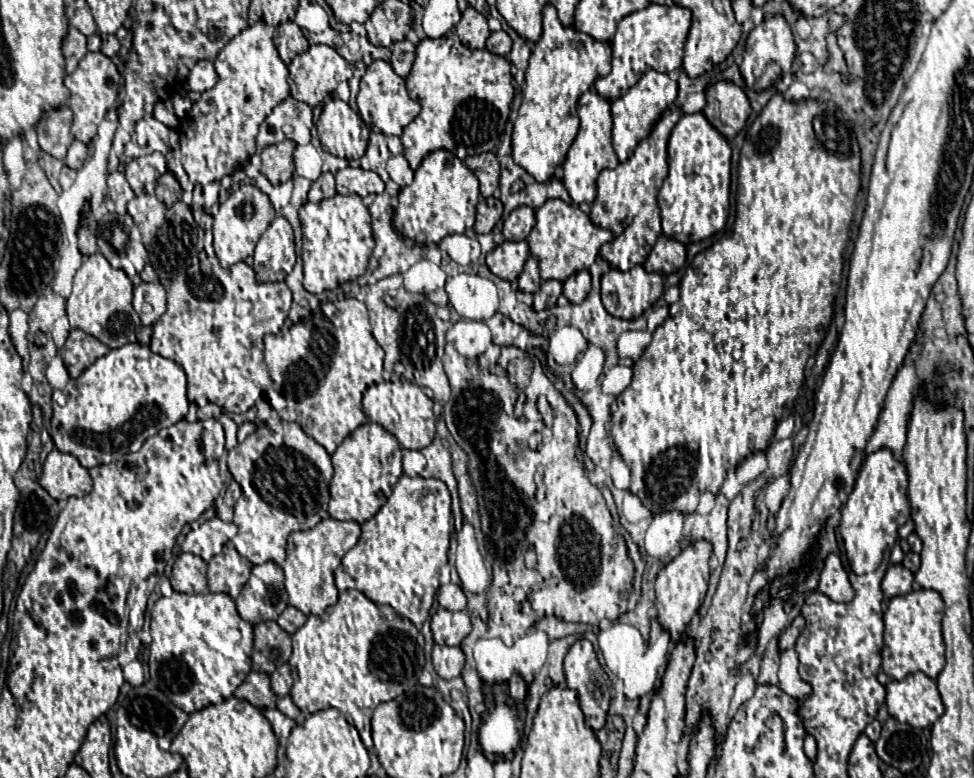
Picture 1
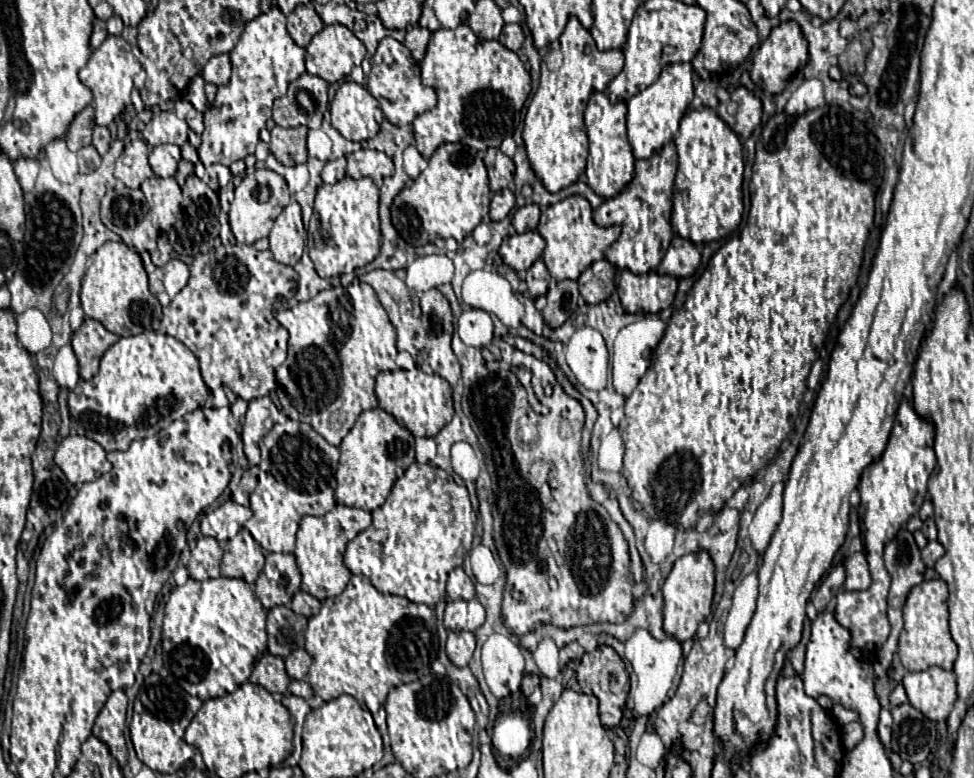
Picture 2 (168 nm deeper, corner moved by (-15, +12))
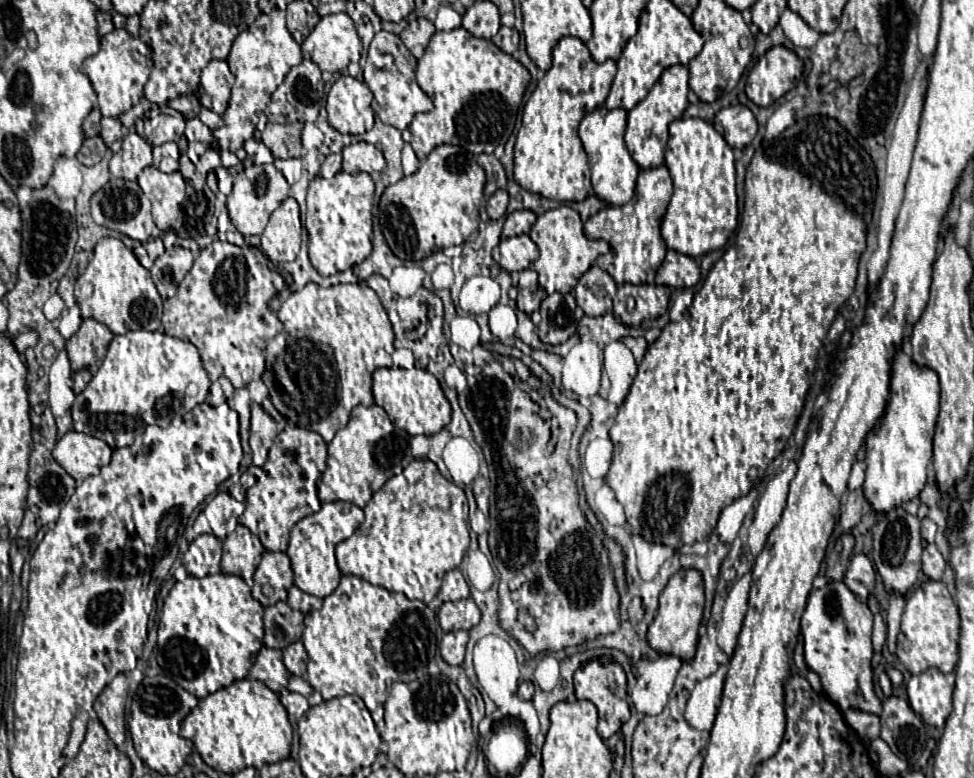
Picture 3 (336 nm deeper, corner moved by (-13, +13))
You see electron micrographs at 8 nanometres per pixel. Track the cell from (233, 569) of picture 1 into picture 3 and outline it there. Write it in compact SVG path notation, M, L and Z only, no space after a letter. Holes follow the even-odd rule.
M239 525L231 535L223 539L221 571L227 575L243 577L249 585L253 585L253 573L261 562L264 551L259 538L245 525Z

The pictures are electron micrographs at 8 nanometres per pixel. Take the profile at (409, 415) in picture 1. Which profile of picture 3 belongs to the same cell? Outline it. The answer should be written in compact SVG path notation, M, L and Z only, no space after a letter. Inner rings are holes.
M419 367L377 369L373 373L373 397L375 403L387 411L391 423L409 435L433 435L451 421L451 405L445 399L439 381Z

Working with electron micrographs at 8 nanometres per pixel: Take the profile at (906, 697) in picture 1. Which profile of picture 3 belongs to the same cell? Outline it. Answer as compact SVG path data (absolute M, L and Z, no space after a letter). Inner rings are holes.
M931 667L925 673L913 675L907 683L907 695L911 709L921 715L921 719L941 729L953 711L953 691L955 691L955 673L941 673Z

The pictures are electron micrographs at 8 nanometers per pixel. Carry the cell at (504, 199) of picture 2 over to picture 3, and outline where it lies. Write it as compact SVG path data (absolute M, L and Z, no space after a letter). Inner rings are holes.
M505 189L495 191L487 200L486 210L489 219L499 219L507 213L507 203L509 203L509 195Z

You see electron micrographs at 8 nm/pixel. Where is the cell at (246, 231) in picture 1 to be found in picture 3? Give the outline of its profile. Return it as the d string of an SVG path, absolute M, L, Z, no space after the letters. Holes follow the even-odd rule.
M247 165L235 179L233 191L227 197L227 209L229 217L239 233L245 237L249 235L261 235L263 229L267 227L269 215L281 205L283 199L289 197L289 183L285 181L283 173L275 169L275 165Z

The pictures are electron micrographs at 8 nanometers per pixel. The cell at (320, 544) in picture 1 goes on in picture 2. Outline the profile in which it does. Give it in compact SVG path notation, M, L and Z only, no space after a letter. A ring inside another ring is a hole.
M337 504L325 516L305 516L301 520L301 526L297 532L297 548L293 552L303 576L301 590L315 596L319 602L343 592L343 588L347 586L347 580L351 578L351 572L343 562L343 552L347 544L369 526L371 526L371 512L361 508L341 506L341 504Z

